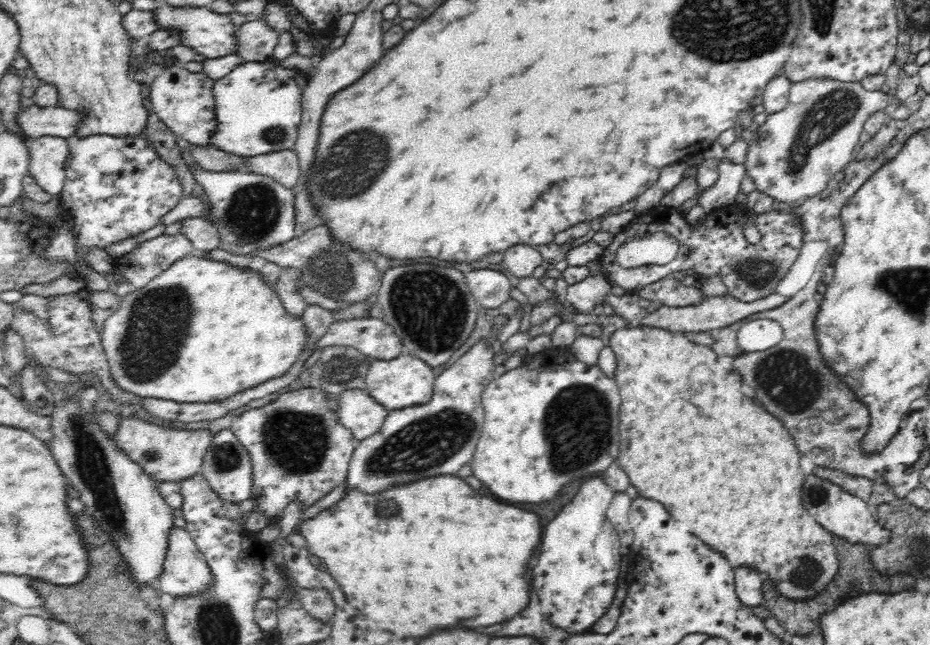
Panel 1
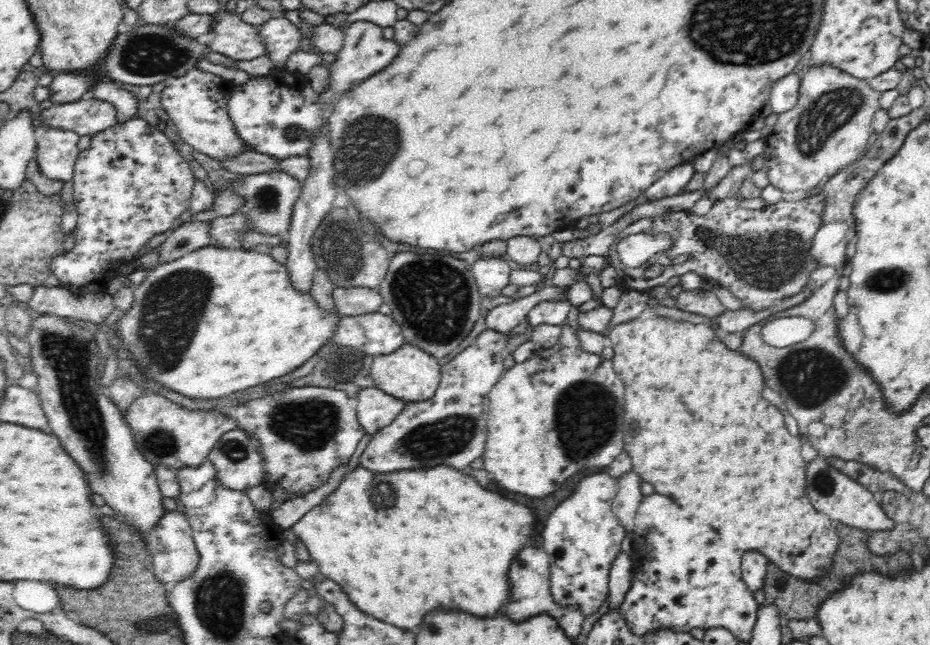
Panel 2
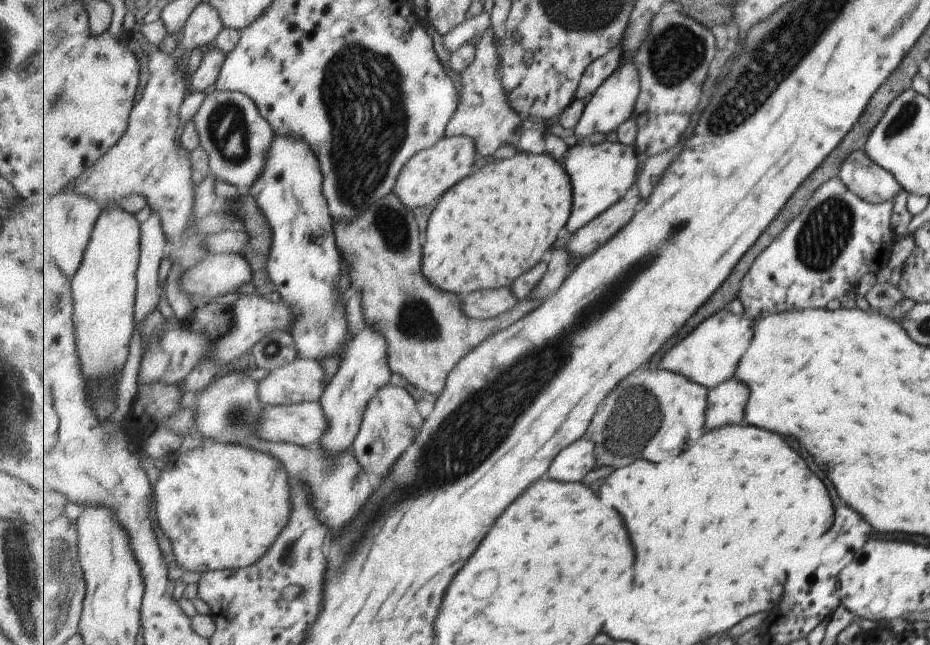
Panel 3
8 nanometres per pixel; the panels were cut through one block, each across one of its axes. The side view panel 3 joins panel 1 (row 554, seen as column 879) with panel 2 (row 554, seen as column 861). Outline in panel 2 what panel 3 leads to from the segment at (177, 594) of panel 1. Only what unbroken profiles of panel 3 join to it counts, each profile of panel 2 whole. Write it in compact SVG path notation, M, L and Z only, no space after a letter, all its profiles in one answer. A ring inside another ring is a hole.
M167 511L164 518L158 522L158 526L148 534L146 547L150 549L152 572L166 587L182 582L198 571L199 554L192 538L193 530L186 517L178 511L176 513Z

